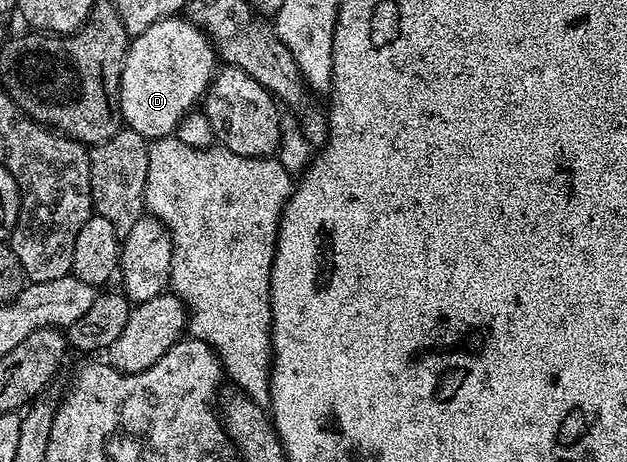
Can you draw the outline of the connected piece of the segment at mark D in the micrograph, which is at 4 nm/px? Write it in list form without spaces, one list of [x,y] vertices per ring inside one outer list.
[[[186,18],[161,20],[148,26],[144,34],[133,37],[130,41],[130,48],[126,52],[118,95],[125,127],[146,137],[150,142],[159,140],[162,136],[177,133],[180,118],[184,118],[184,114],[197,105],[194,104],[197,100],[199,103],[205,97],[206,88],[214,79],[216,71],[214,60],[216,61],[216,53],[209,36]]]

